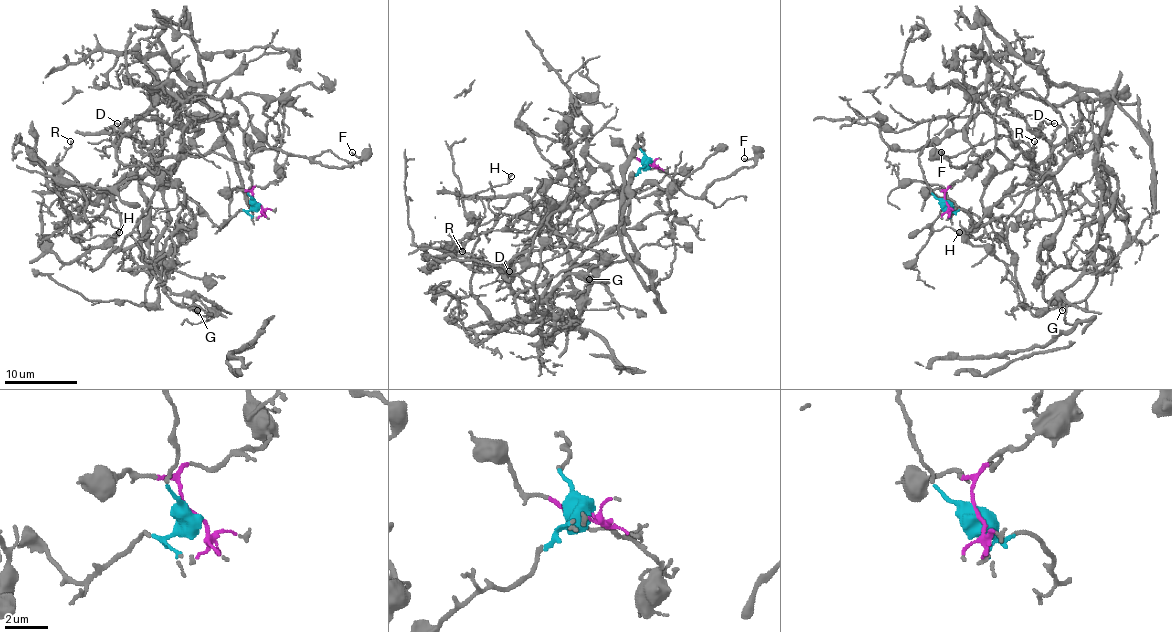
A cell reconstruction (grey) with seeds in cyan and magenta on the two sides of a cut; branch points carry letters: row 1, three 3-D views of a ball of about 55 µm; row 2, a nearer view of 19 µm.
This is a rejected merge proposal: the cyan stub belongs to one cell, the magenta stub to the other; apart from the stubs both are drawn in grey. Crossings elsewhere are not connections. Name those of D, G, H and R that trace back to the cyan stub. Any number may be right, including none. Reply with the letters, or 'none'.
G, H, R

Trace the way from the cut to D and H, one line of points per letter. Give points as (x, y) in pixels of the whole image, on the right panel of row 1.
D: (945, 203), (947, 188), (995, 150), (1040, 164), (1053, 146), (1038, 133), (1042, 120), (1055, 122)
H: (945, 203), (975, 226), (1006, 195), (1046, 175), (1057, 184), (1057, 194), (1029, 192), (993, 237), (958, 232)

